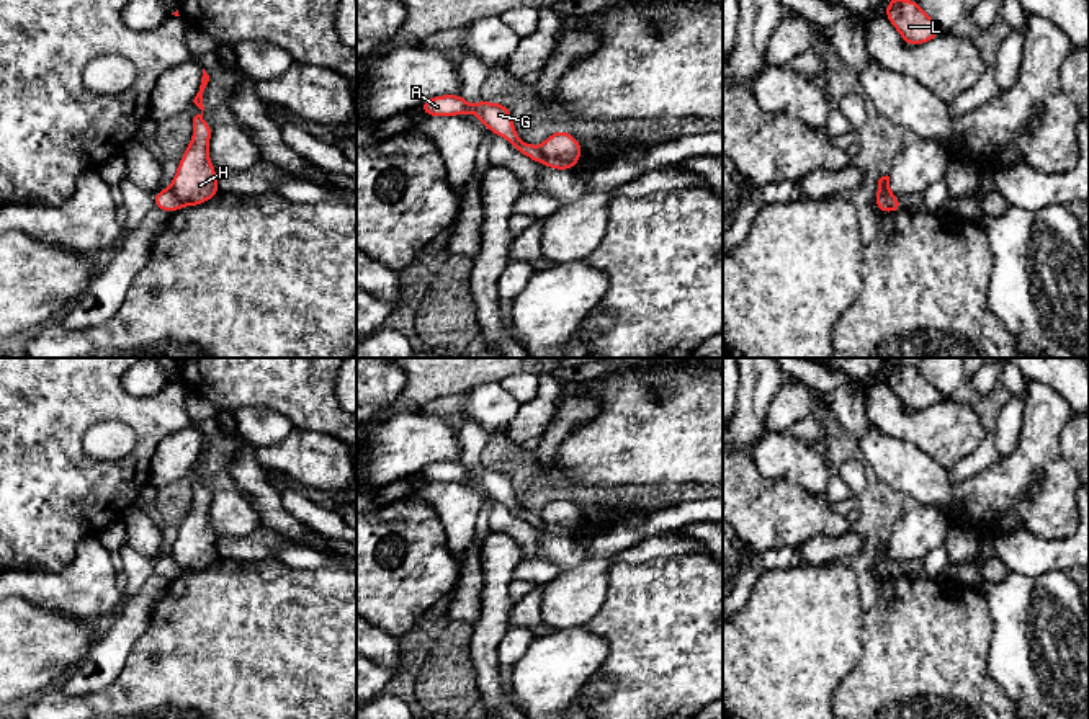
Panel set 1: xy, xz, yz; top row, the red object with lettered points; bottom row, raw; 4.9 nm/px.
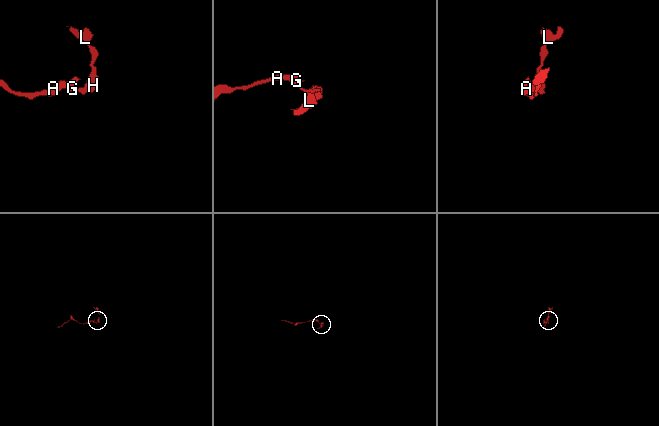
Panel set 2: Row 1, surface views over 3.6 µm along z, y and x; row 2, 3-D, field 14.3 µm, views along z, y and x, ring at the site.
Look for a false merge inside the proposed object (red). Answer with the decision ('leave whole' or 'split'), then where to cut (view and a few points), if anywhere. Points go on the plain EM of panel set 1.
split | xy (170, 554), (180, 572)

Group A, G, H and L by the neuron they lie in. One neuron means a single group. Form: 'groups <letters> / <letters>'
groups A G / H L

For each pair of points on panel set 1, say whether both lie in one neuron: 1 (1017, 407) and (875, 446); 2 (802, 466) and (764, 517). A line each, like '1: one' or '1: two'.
1: two
2: two

